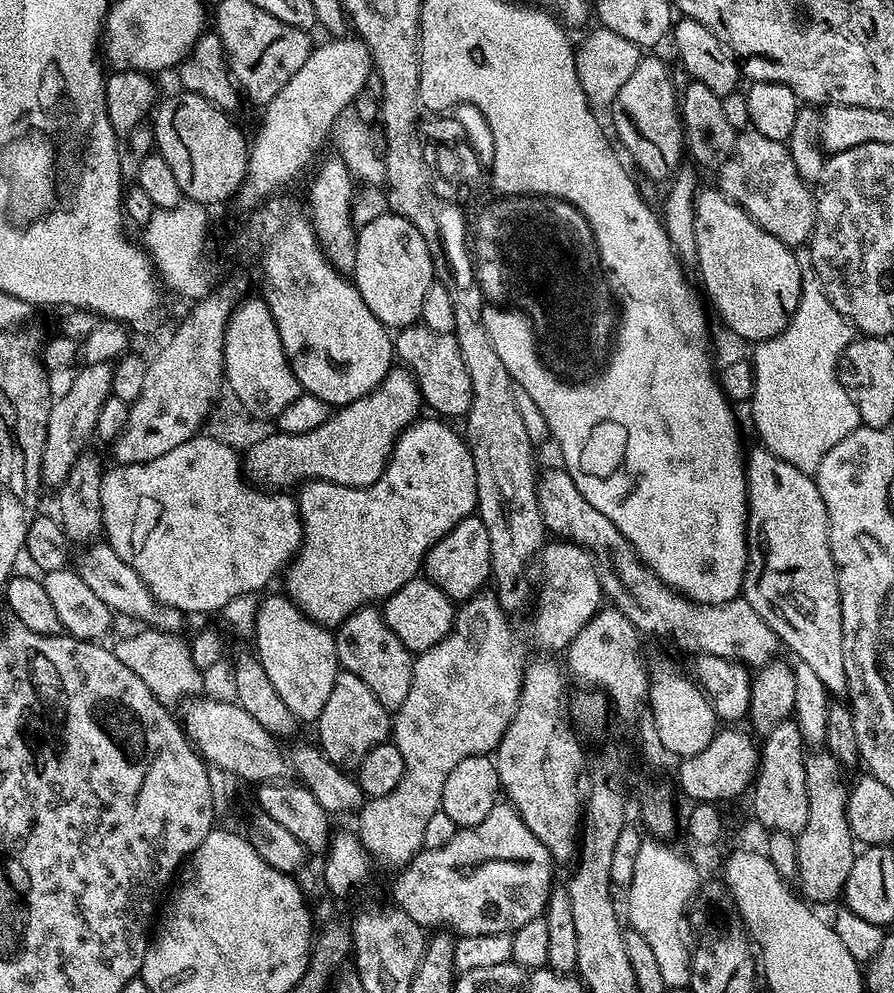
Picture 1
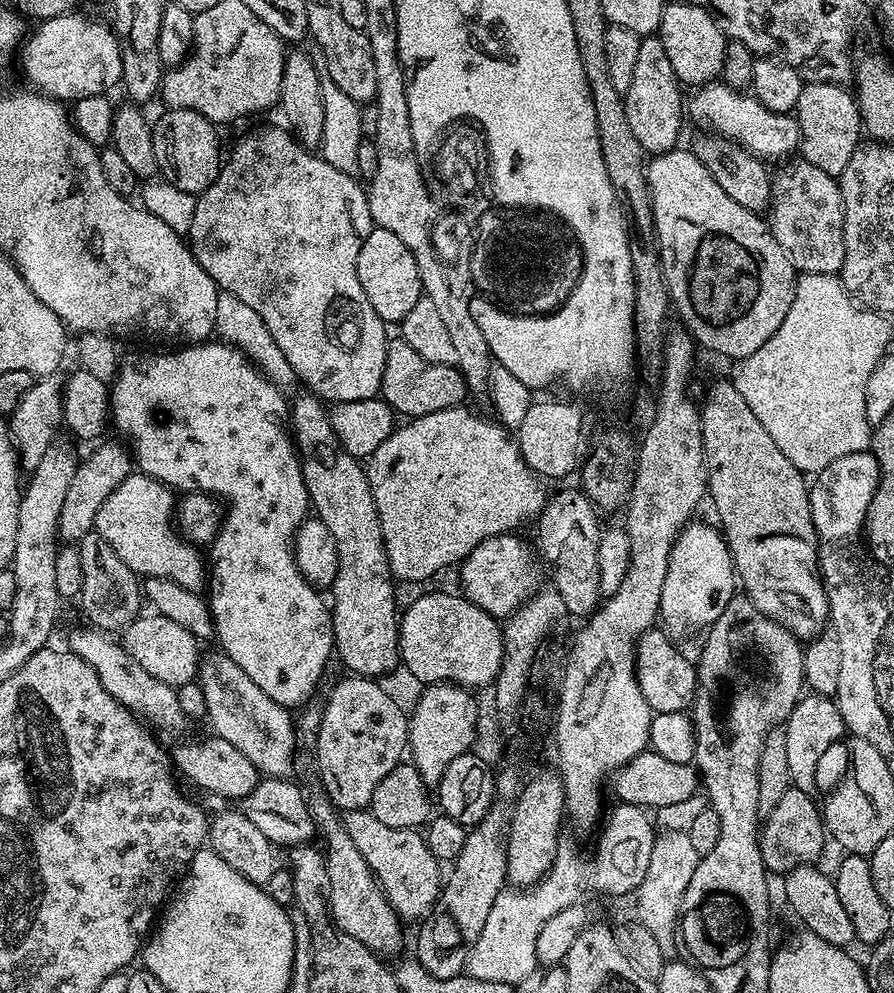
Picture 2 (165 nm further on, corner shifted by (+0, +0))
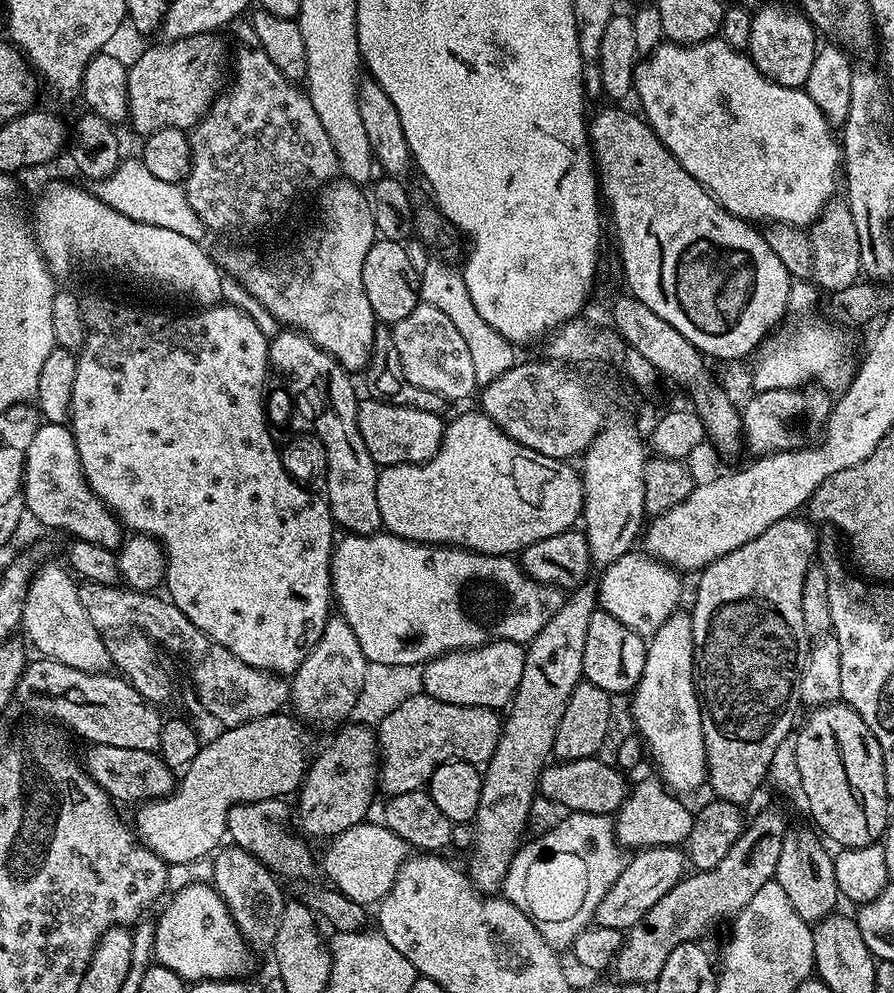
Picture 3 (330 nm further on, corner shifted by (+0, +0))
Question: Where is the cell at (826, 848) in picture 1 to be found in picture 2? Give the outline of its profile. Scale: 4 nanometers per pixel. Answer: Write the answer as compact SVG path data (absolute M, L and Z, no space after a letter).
M815 694L801 695L782 727L786 734L786 759L790 766L791 787L809 794L815 793L816 775L820 772L820 763L823 762L824 755L846 736L844 719L835 699Z

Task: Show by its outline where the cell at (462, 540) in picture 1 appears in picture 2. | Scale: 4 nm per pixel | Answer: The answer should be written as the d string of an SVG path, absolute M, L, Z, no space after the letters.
M505 534L486 538L474 546L474 550L470 550L468 557L458 565L460 584L464 587L461 588L462 594L474 606L497 618L507 618L517 612L525 600L541 587L541 561L535 551L532 553L528 549L527 542L518 537L516 534Z

